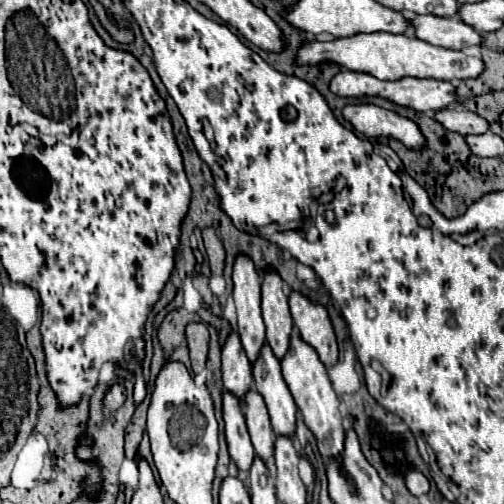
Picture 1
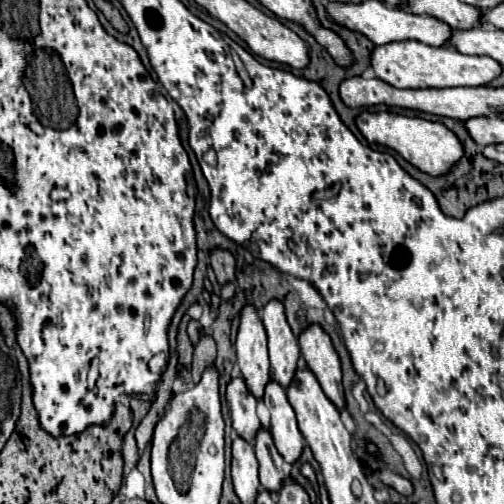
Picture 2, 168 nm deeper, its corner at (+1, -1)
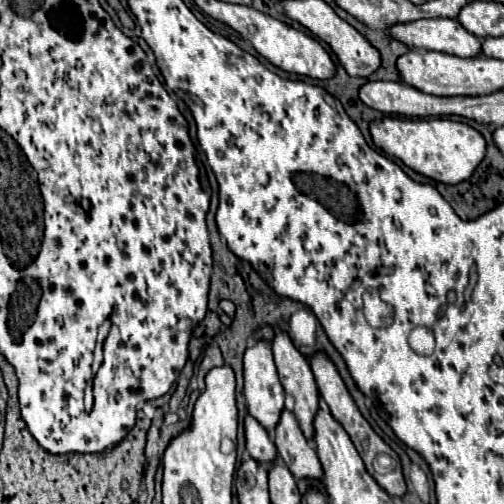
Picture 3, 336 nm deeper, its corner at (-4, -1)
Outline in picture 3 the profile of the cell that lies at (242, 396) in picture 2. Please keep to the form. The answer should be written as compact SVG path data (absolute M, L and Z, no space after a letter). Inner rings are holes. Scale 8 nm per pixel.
M245 416L245 444L251 458L255 458L261 464L271 464L271 460L277 460L275 444L269 440L267 430L251 416Z

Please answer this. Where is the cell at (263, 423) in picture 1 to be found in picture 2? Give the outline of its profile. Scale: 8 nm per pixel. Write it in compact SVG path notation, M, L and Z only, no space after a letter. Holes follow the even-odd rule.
M260 430L254 442L254 450L256 450L256 458L260 462L260 484L262 490L274 494L280 492L284 480L286 480L286 462L284 458L278 454L274 440L270 436L268 430Z

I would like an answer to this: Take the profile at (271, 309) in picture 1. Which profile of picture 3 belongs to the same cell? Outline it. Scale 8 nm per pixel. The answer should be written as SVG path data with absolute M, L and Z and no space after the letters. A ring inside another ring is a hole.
M277 332L273 338L273 356L279 372L279 380L287 394L295 396L295 416L303 434L313 438L313 416L319 406L319 392L305 356L293 346L287 332Z

